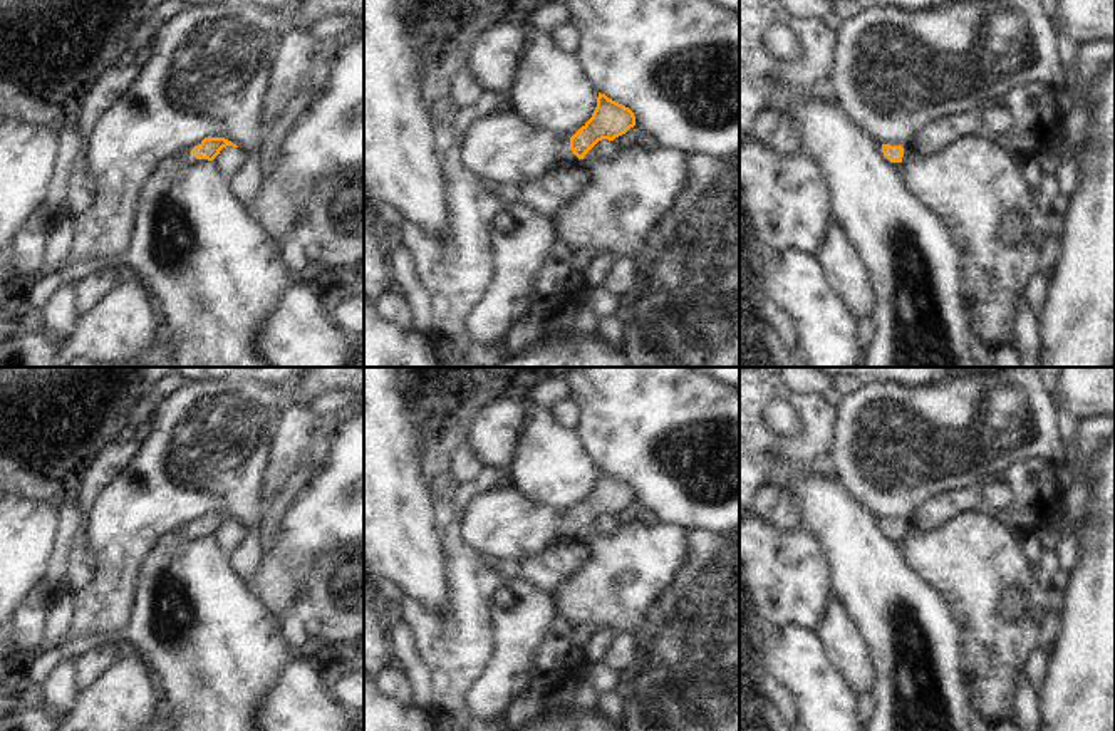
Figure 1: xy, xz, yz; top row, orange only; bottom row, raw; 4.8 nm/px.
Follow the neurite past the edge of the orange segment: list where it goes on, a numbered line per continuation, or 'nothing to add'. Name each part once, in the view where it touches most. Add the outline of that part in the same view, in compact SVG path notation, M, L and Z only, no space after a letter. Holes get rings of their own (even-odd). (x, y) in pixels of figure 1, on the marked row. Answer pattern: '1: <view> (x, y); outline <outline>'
1: yz (909, 153); outline M904 146L904 156L902 156L902 166L909 164L912 161L915 161L919 158L919 154L915 153L915 149L912 146Z

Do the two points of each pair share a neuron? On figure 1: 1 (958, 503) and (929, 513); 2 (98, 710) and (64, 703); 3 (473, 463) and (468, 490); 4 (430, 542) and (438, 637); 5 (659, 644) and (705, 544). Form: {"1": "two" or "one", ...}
{"1": "one", "2": "two", "3": "two", "4": "two", "5": "one"}

